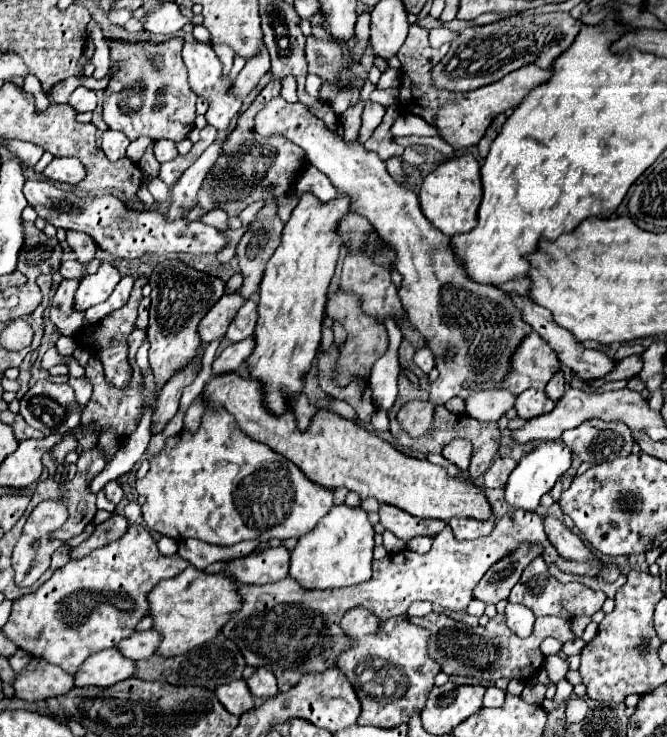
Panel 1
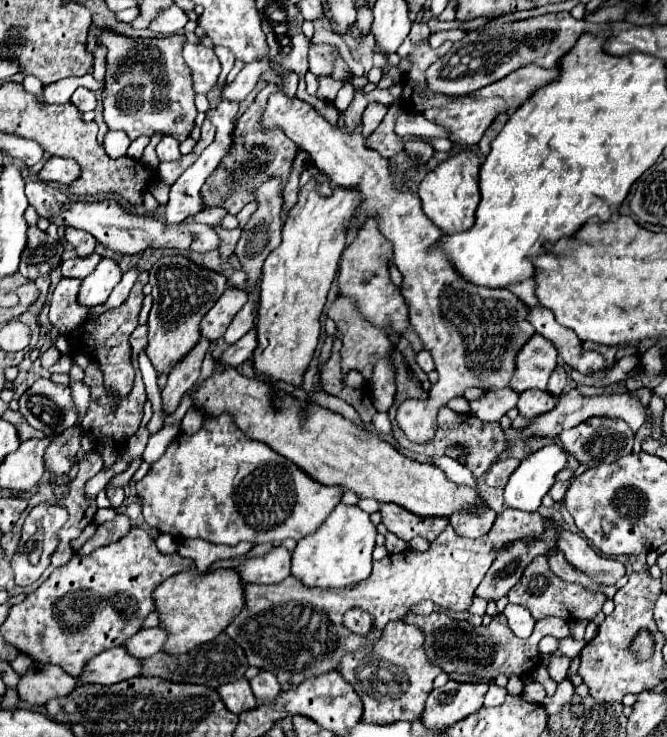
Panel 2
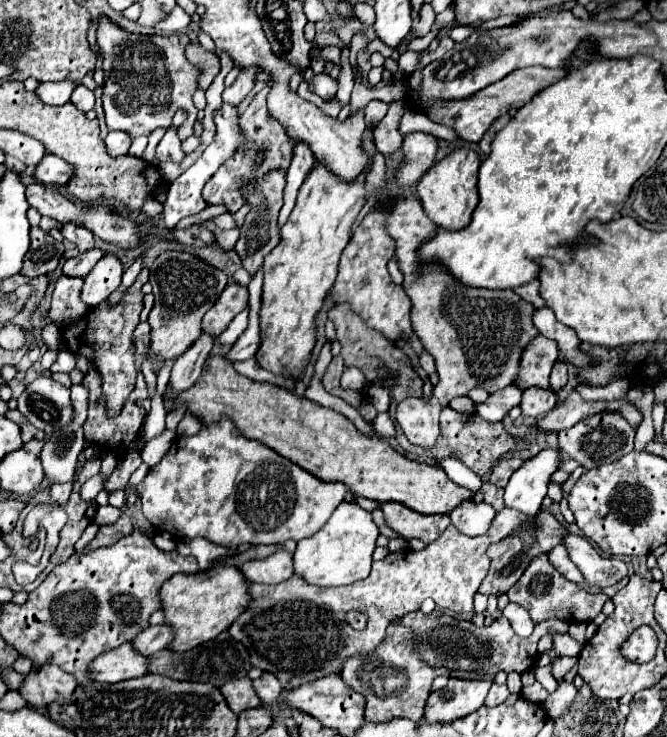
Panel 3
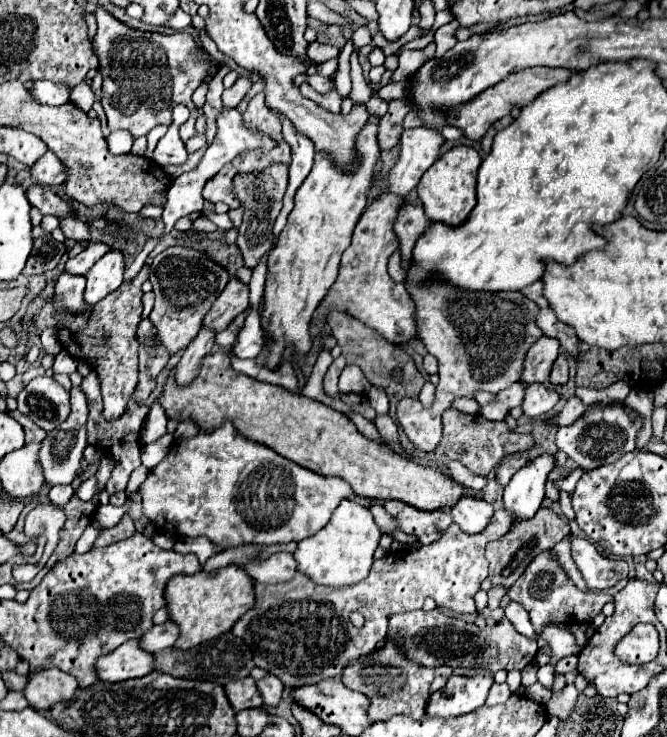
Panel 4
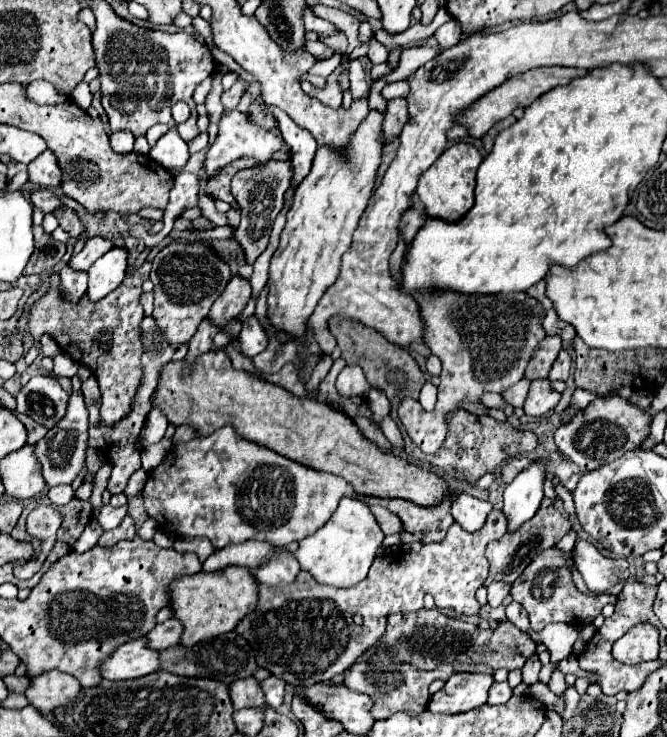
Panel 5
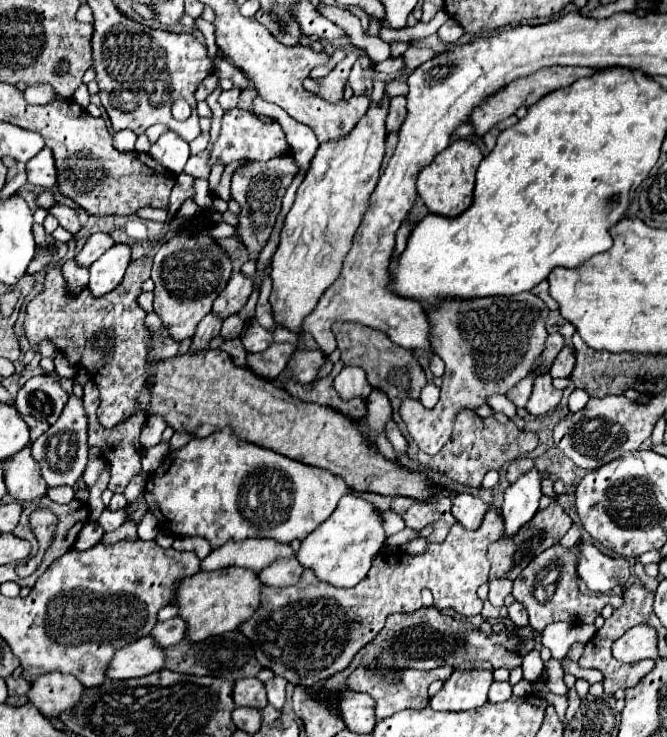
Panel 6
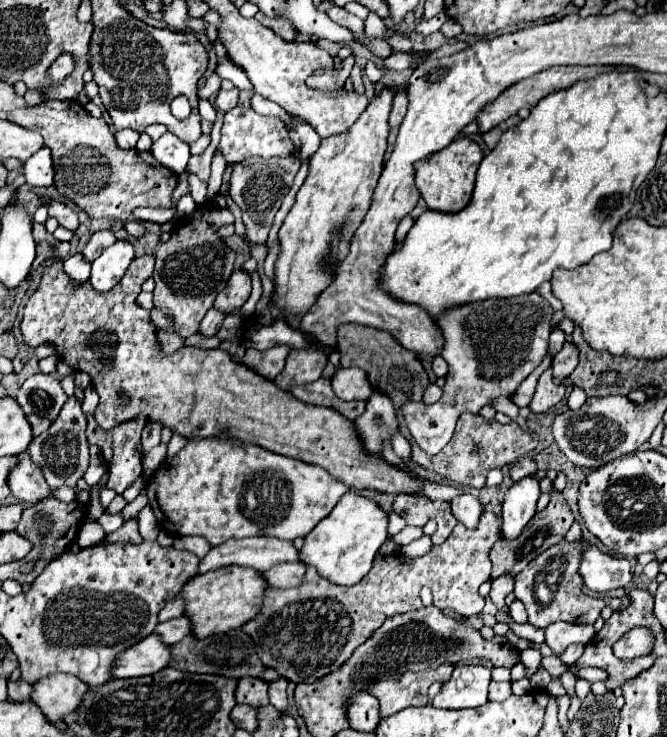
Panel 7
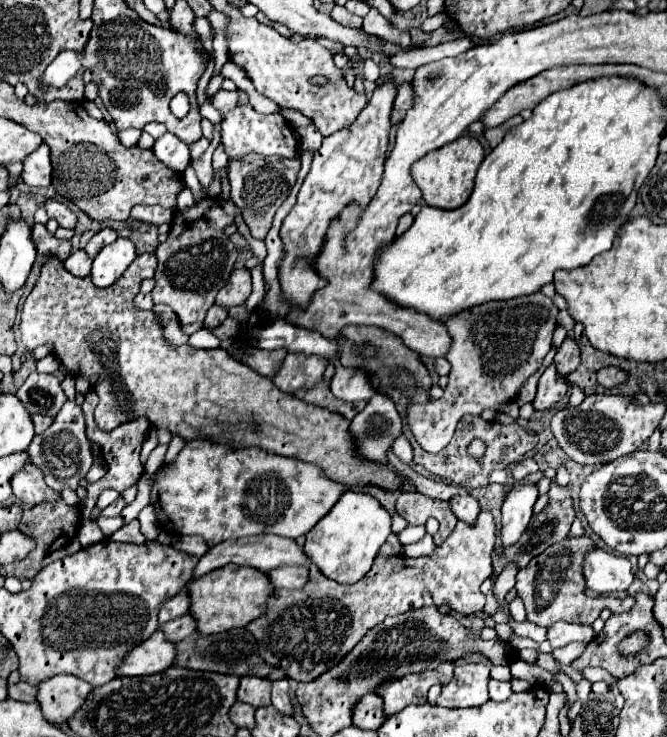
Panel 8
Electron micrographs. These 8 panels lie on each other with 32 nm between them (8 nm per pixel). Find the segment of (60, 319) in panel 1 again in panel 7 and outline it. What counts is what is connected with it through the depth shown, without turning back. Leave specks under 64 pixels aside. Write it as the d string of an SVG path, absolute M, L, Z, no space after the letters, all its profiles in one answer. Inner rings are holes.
M74 254L64 260L64 272L70 274L70 280L74 282L86 282L90 276L90 264L82 260L82 254Z

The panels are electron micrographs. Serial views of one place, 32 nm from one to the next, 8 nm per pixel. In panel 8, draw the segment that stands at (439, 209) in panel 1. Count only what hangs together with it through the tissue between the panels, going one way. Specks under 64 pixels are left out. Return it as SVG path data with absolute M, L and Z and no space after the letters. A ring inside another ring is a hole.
M460 136L458 140L418 160L412 166L412 176L418 188L422 190L422 198L426 200L426 204L442 210L456 210L470 198L474 188L474 176L482 160L484 160L484 148L480 146L480 142L470 136Z

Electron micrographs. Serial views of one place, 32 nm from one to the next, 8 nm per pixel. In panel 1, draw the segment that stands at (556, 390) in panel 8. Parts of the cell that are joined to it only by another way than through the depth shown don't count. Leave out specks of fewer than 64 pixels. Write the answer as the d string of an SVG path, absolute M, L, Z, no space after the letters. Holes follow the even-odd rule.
M526 390L516 398L514 408L518 412L518 418L530 420L530 418L550 412L554 408L554 402L540 390Z

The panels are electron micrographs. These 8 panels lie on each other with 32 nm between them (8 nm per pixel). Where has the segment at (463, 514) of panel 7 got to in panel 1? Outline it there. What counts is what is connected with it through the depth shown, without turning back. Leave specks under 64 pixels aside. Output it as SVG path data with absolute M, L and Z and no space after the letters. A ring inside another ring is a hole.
M452 518L452 520L448 520L448 526L452 528L454 538L474 540L474 538L490 534L492 528L494 528L494 520L478 522L478 520L470 520L470 518Z

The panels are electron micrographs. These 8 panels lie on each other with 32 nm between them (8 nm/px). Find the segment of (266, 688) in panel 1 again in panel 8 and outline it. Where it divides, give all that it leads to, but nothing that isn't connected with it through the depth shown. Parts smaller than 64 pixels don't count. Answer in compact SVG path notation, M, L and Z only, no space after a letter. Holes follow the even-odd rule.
M276 680L272 682L272 704L276 710L280 710L282 714L292 714L292 704L290 704L290 696L288 696L288 680Z

